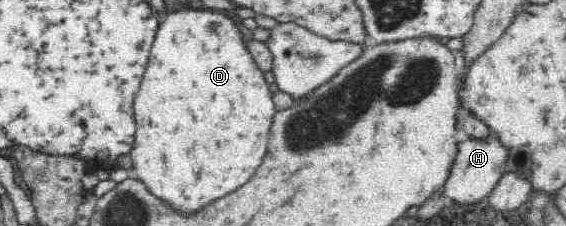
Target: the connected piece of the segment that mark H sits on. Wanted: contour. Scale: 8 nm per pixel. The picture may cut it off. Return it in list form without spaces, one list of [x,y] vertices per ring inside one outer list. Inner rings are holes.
[[[487,133],[483,137],[469,136],[459,141],[455,147],[455,157],[449,166],[449,173],[444,183],[444,194],[449,201],[459,203],[479,202],[495,190],[501,177],[506,173],[510,151],[501,138],[495,133]]]

